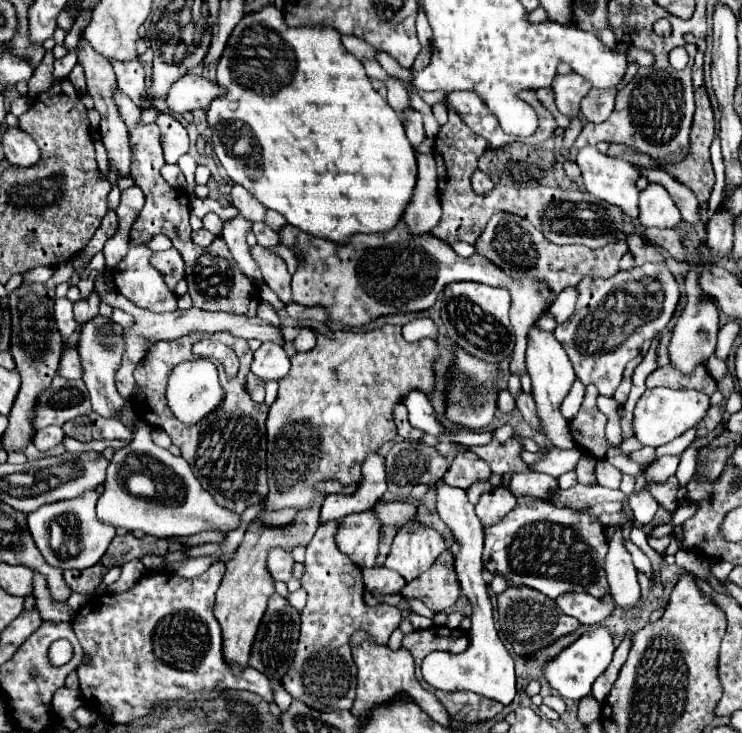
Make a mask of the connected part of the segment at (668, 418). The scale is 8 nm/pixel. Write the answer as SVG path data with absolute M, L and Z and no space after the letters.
M646 389L634 409L634 437L642 445L660 447L684 431L692 429L708 411L710 397L698 391L674 391L674 389Z

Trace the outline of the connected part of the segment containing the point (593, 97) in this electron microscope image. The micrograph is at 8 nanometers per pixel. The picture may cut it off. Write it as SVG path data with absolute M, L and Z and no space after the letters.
M590 89L586 97L580 103L580 111L584 117L592 123L606 121L614 109L614 99L616 99L616 89Z

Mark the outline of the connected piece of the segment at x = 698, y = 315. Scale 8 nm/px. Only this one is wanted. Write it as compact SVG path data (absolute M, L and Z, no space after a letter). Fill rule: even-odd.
M698 265L690 267L690 271L686 273L686 279L684 279L686 305L684 305L680 317L676 319L676 325L672 329L672 339L670 339L670 345L668 345L670 365L684 375L690 375L698 365L706 365L706 361L714 355L716 335L718 335L718 329L720 329L718 307L716 307L714 299L708 293L704 293L704 289L700 287L698 273L700 273Z

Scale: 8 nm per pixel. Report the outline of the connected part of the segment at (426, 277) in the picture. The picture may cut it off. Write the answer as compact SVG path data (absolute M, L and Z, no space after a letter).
M404 219L386 231L374 235L352 235L348 243L334 243L330 239L320 239L306 235L304 231L286 225L280 235L280 245L292 249L298 259L296 273L292 275L294 303L300 305L324 305L332 321L340 321L348 327L360 327L380 315L422 311L434 305L438 293L452 281L478 281L492 287L502 287L512 295L510 321L516 335L516 347L510 361L512 375L526 375L526 337L528 327L538 321L542 313L548 311L554 291L546 287L540 279L514 279L498 265L490 263L486 257L474 253L472 257L460 257L450 243L434 237L432 233L414 235L410 233Z

